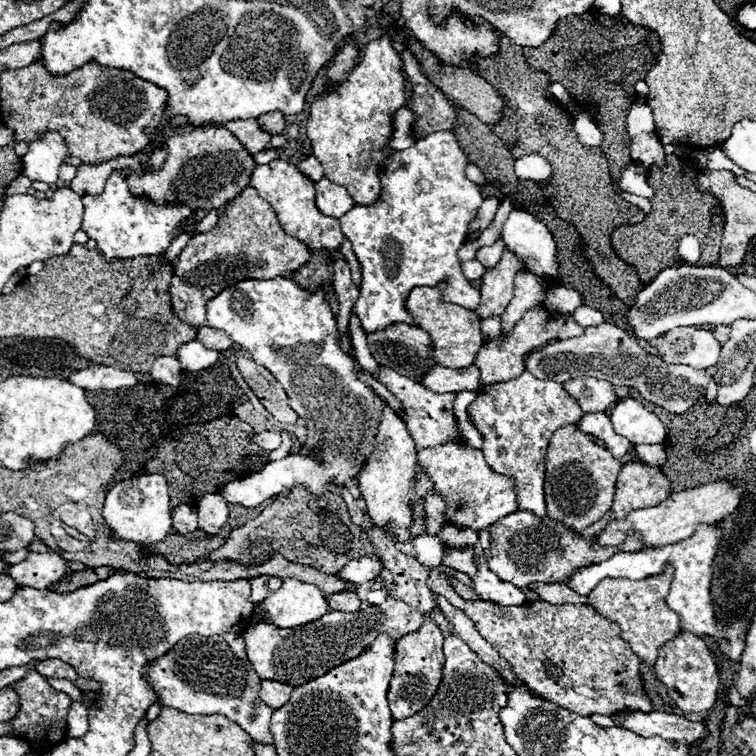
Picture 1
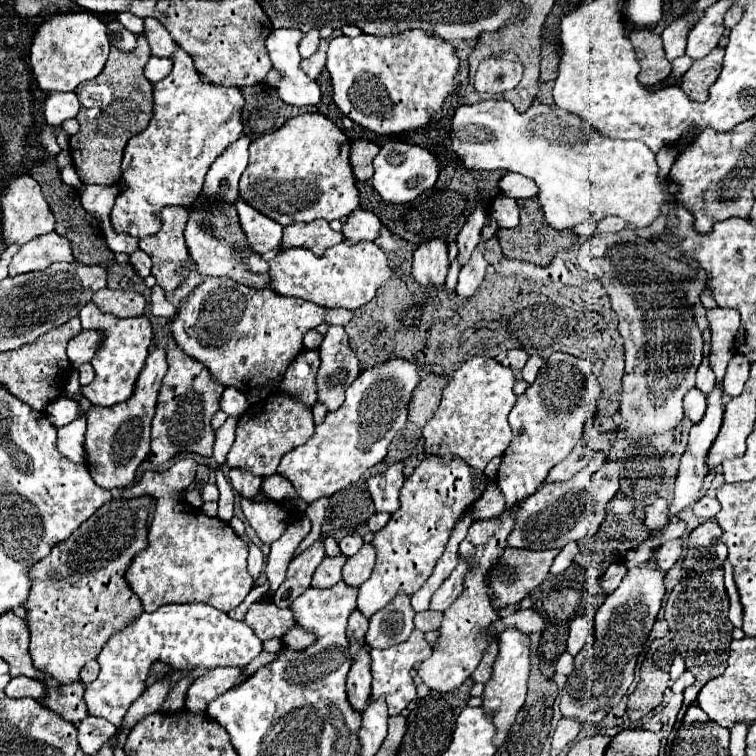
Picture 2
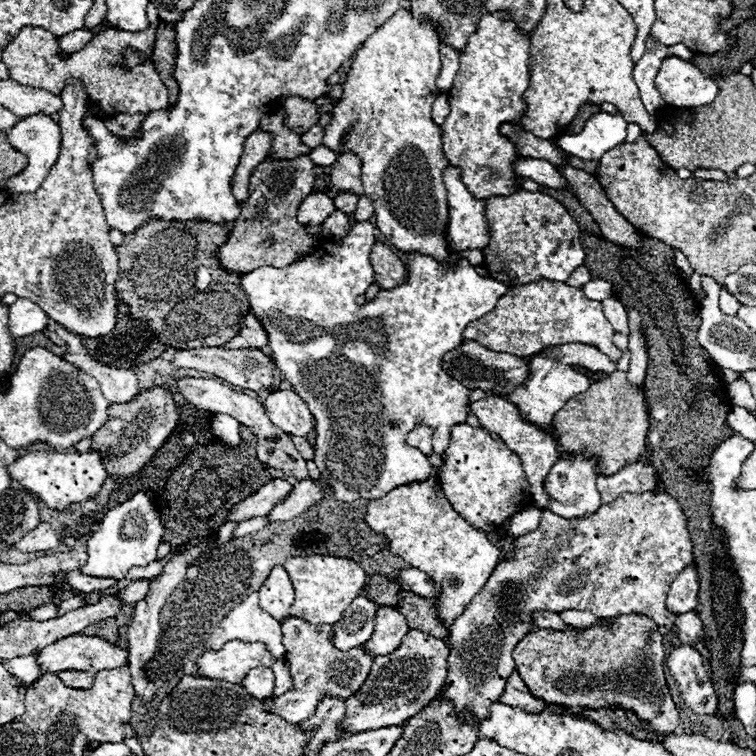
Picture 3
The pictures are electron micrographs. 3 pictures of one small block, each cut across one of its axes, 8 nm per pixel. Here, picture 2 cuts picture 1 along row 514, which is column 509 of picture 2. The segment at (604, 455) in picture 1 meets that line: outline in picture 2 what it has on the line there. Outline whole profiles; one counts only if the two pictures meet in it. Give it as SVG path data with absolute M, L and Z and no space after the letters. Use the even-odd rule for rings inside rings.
M508 548L504 552L504 556L500 558L498 566L490 572L490 590L492 590L492 596L496 596L496 608L504 608L508 604L516 606L524 596L528 596L536 586L540 586L548 572L550 572L550 566L556 558L558 550L518 550L518 548Z

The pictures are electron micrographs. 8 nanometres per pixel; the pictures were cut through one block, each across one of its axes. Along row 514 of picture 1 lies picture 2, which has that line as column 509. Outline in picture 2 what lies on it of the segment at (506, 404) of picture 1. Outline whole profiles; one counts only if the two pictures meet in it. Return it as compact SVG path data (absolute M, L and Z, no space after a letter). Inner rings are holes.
M606 462L594 474L580 472L568 482L544 484L530 498L522 502L516 518L516 526L508 536L508 546L530 548L530 550L550 550L562 548L572 540L582 540L598 532L606 518L606 504L614 498L620 488L620 468L616 462Z

